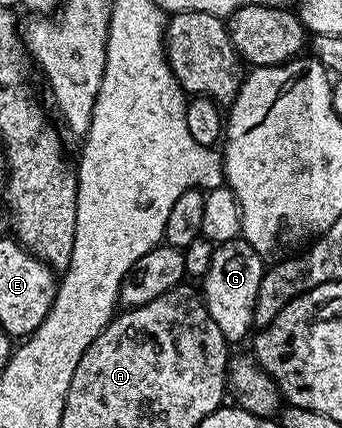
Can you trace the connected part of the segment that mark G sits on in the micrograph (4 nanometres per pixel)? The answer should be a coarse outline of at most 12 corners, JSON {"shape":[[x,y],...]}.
{"shape":[[242,237],[216,248],[202,294],[236,345],[253,330],[266,260]]}

